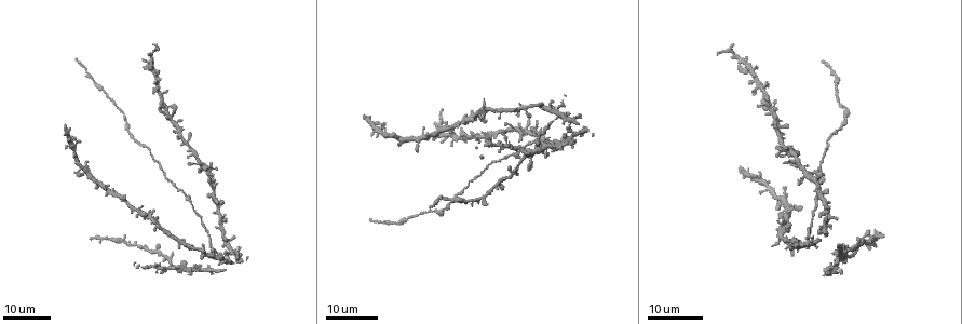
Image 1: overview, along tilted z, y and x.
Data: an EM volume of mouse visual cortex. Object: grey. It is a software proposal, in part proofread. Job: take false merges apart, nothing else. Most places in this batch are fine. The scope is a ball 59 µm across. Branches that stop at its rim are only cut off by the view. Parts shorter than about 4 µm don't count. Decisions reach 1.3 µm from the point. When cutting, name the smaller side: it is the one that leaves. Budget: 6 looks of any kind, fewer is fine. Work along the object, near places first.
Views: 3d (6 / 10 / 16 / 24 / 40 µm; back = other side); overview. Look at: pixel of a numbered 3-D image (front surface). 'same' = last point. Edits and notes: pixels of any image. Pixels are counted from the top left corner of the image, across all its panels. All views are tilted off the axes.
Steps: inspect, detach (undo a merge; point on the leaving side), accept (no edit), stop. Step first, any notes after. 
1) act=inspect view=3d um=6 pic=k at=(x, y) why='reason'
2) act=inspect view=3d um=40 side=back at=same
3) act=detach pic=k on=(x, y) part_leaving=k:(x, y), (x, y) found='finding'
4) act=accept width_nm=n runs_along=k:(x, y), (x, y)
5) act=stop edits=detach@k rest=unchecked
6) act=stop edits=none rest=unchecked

act=inspect view=3d um=24 pic=1 at=(150, 251) why='thin neck'

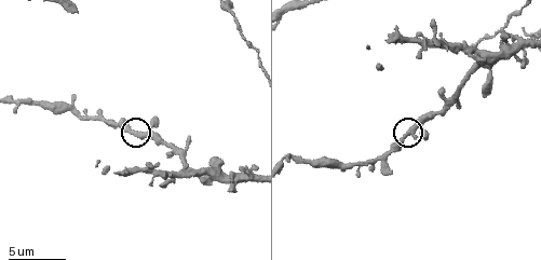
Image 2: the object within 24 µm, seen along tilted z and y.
act=inspect view=3d um=10 pic=2 at=(406, 134) why='zoom in'

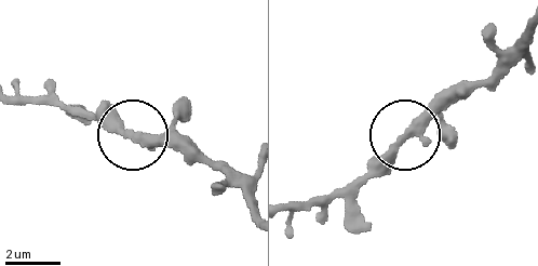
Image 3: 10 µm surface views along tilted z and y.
act=accept runs_along=3:(523, 37), (483, 79), (445, 96), (361, 182) found='one cell here'

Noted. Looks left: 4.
act=inspect view=3d um=10 pic=2 at=(349, 167) why='thick turns thin'

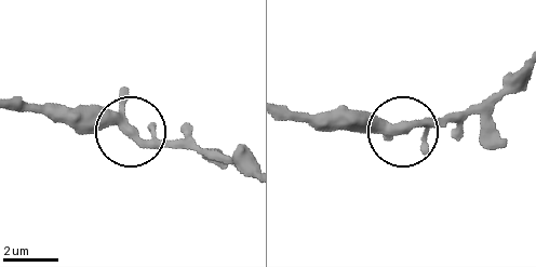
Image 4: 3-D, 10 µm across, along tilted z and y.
act=accept runs_along=4:(520, 67), (479, 106), (429, 121), (392, 128), (333, 120) found='continuous, no second cell'

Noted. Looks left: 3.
act=inspect view=3d um=6 pic=2 at=(498, 32) why='narrows sharply'

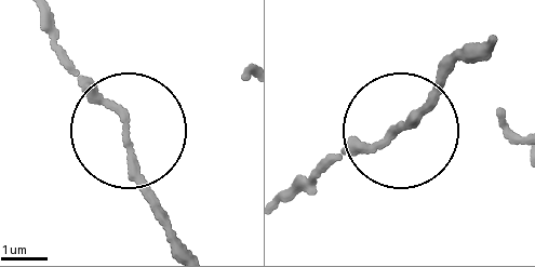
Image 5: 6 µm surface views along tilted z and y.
act=accept width_nm=160 runs_along=5:(189, 248), (136, 169), (116, 104), (59, 54) found='continuous, no second cell'

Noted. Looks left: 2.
act=stop edits=none rest=unchecked

